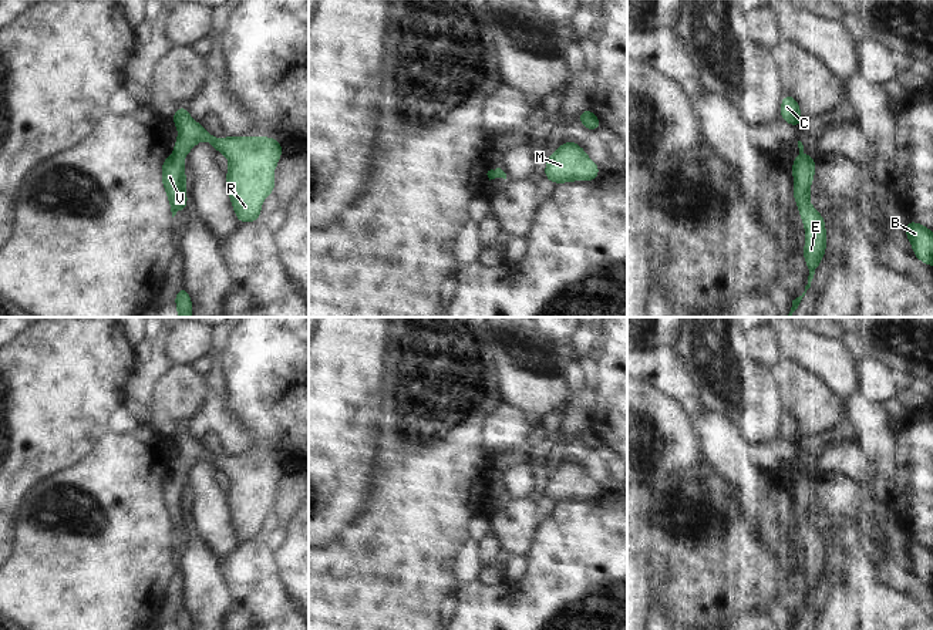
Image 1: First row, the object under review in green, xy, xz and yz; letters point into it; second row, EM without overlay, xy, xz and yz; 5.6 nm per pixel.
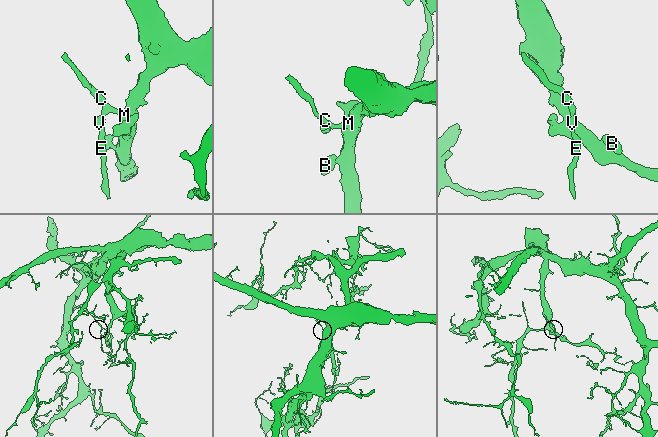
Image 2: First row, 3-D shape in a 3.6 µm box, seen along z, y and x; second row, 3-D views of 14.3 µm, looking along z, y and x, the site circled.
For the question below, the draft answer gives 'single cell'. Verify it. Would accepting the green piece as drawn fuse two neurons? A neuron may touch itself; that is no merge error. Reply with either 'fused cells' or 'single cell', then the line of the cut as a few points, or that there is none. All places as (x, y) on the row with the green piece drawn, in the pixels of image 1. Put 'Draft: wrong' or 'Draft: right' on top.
Draft: right
single cell; cut none

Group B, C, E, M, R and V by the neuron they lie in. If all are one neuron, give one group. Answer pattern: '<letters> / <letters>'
B C E M R V

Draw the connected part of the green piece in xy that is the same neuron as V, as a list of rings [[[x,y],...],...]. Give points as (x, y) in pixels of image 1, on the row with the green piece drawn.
[[[178,107],[171,122],[179,129],[175,152],[165,158],[162,182],[169,198],[172,218],[179,209],[188,209],[186,181],[182,158],[198,141],[209,141],[215,151],[229,158],[226,183],[232,206],[240,223],[260,219],[260,205],[274,192],[273,172],[280,159],[282,144],[266,137],[230,137],[216,139],[195,122],[186,107]]]

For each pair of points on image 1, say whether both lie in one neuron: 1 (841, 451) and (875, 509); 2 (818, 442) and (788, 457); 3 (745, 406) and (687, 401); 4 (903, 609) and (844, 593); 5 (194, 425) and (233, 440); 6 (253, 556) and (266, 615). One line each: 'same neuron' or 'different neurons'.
1: same neuron
2: different neurons
3: different neurons
4: same neuron
5: same neuron
6: same neuron

